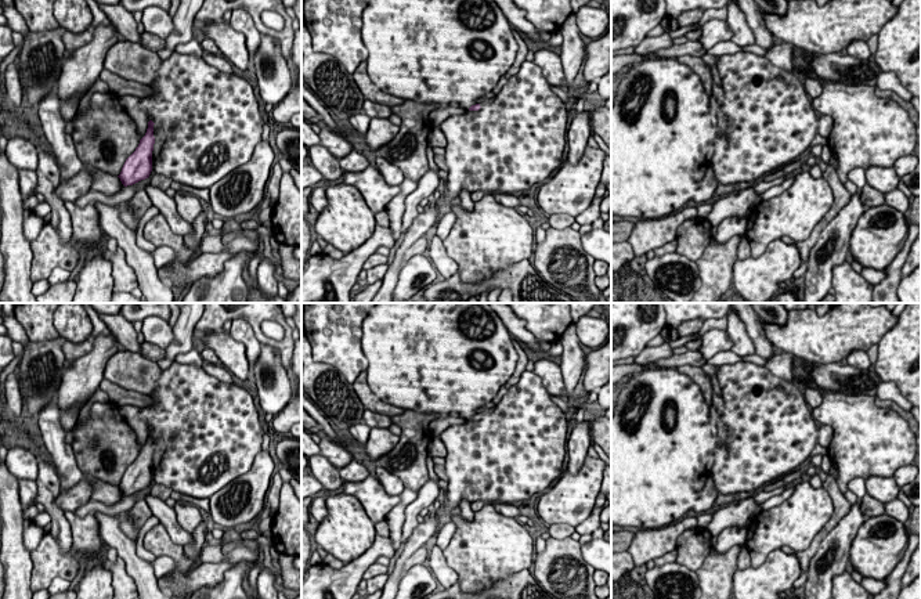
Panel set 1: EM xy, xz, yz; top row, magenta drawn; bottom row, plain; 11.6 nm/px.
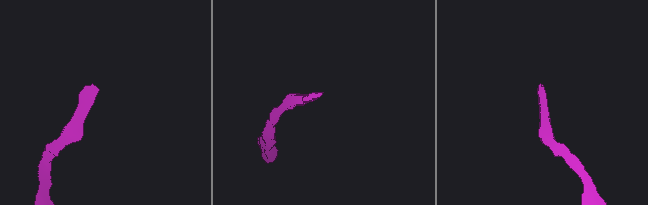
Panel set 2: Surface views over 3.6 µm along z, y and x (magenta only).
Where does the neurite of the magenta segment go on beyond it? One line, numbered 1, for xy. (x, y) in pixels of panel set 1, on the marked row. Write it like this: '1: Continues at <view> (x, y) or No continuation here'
1: No continuation here

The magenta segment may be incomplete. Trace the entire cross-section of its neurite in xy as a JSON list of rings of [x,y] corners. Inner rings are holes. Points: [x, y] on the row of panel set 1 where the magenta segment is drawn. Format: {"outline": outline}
{"outline": [[[152,120],[148,122],[145,136],[140,140],[136,151],[126,159],[118,176],[124,187],[148,178],[152,172],[154,125]]]}

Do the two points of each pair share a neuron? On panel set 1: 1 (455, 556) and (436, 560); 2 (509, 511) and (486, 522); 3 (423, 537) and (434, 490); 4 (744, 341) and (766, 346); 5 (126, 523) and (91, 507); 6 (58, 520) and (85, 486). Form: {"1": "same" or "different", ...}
{"1": "different", "2": "different", "3": "different", "4": "different", "5": "different", "6": "different"}

